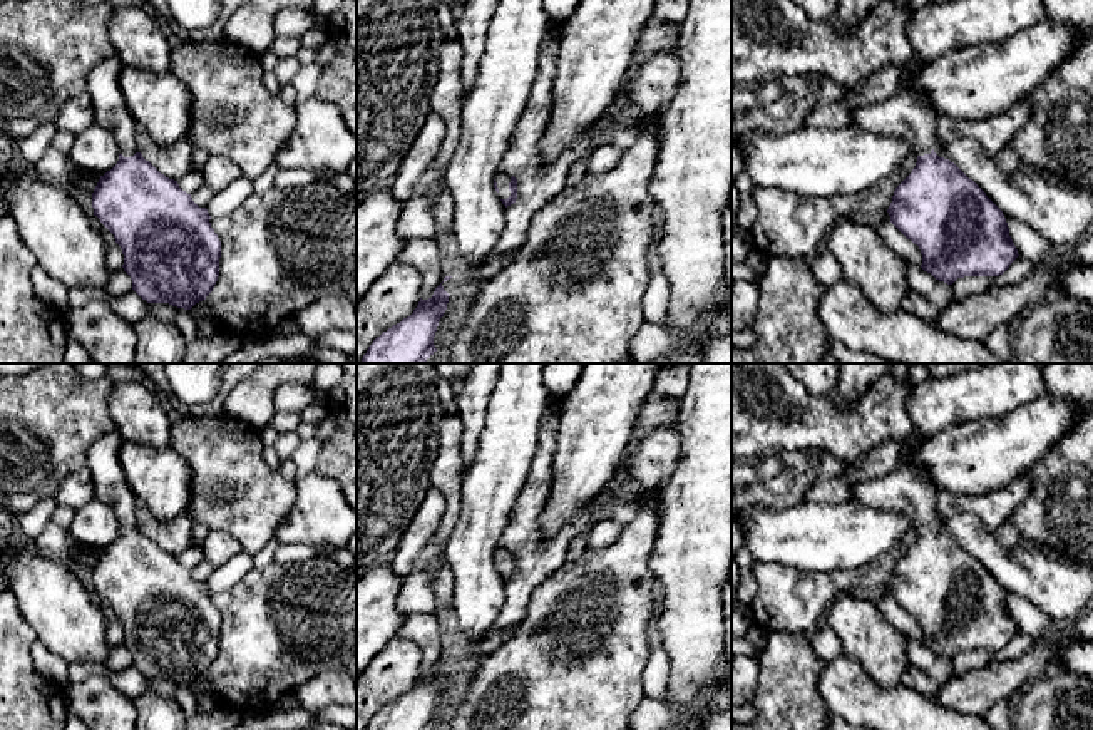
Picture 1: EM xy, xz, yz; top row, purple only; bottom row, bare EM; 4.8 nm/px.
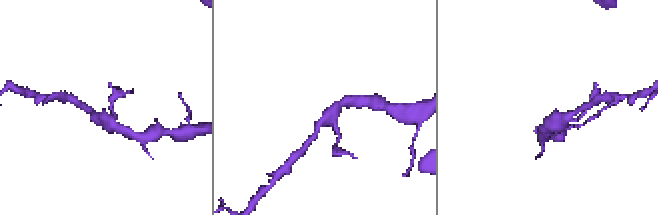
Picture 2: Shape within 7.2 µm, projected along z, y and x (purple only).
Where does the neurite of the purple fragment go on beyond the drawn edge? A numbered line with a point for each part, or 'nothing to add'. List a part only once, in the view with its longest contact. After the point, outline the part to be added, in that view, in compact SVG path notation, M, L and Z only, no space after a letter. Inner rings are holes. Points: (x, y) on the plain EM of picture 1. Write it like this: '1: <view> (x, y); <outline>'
1: xz (502, 555); M502 546L497 548L495 551L495 558L497 558L497 563L499 563L499 573L500 574L507 574L511 571L511 566L509 566L509 558L511 558L511 549L505 549Z

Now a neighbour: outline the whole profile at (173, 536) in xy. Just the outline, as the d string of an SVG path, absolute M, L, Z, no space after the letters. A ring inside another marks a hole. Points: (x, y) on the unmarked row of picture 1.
M187 514L171 521L152 519L141 529L161 549L174 556L192 546L192 521Z

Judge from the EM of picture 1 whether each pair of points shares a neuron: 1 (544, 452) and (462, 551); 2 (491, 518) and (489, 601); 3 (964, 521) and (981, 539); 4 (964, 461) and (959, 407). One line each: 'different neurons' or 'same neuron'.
1: different neurons
2: same neuron
3: same neuron
4: different neurons

